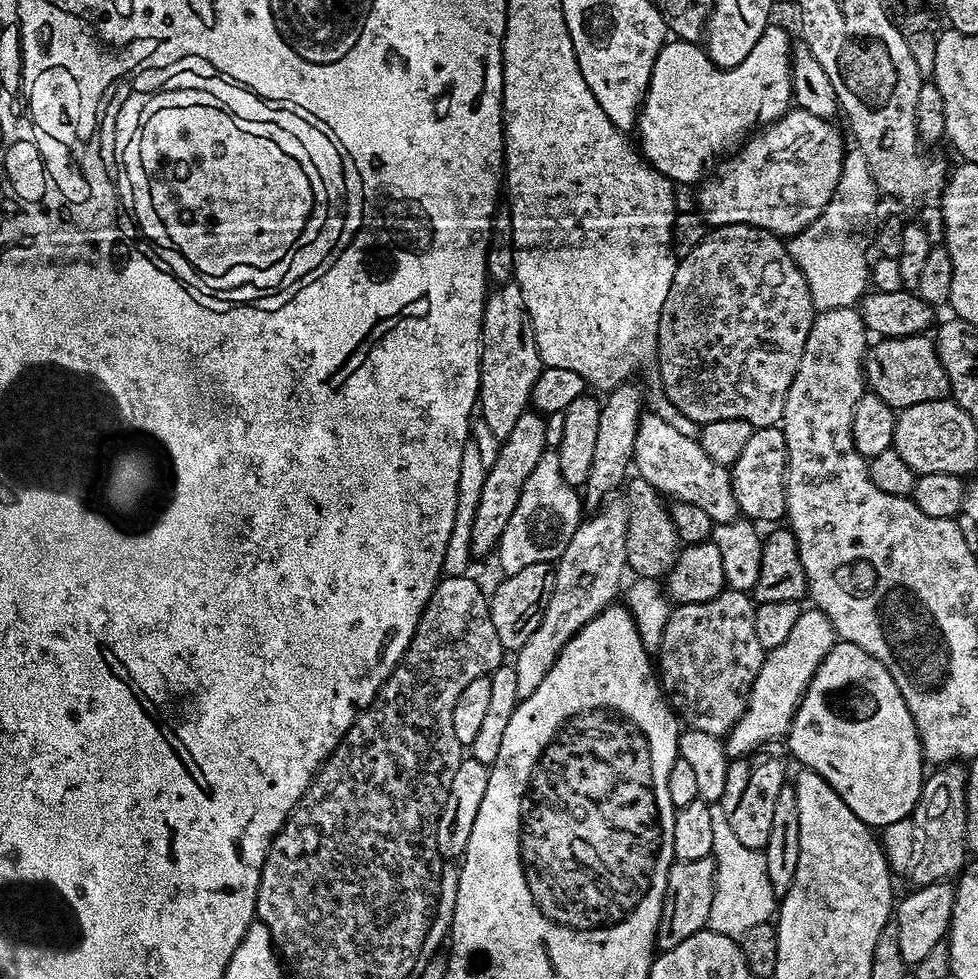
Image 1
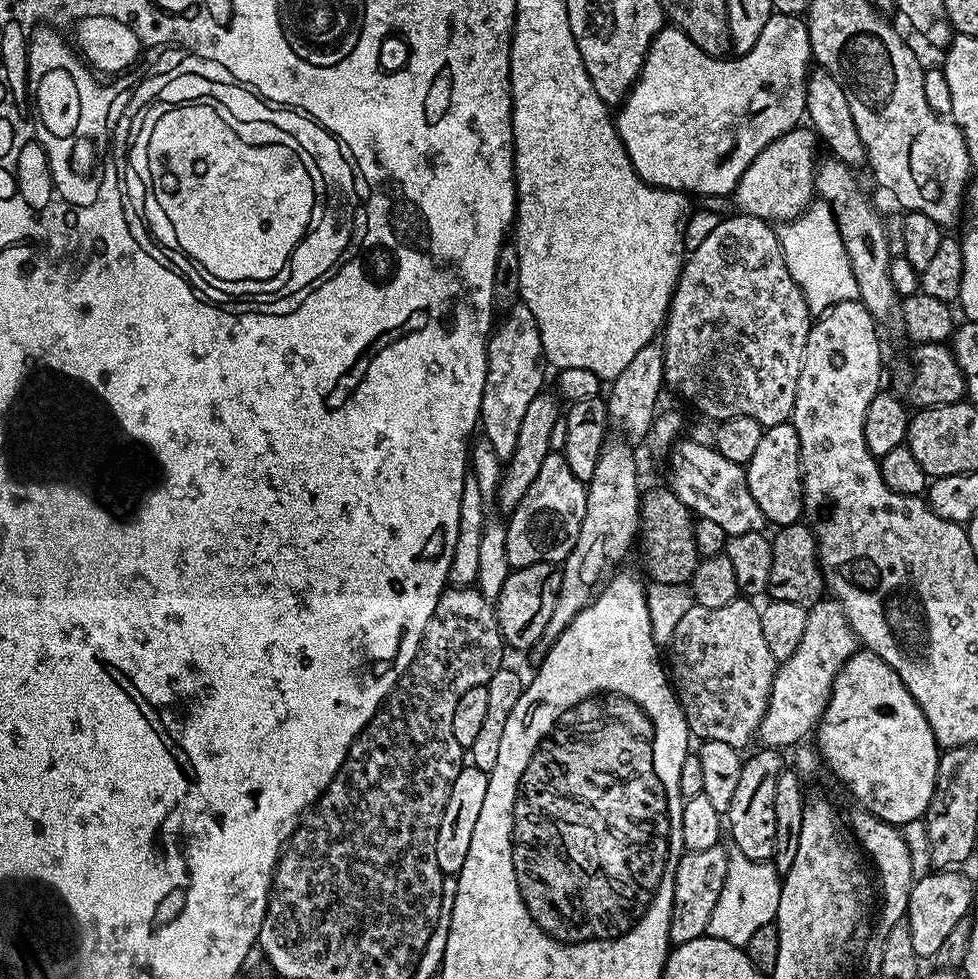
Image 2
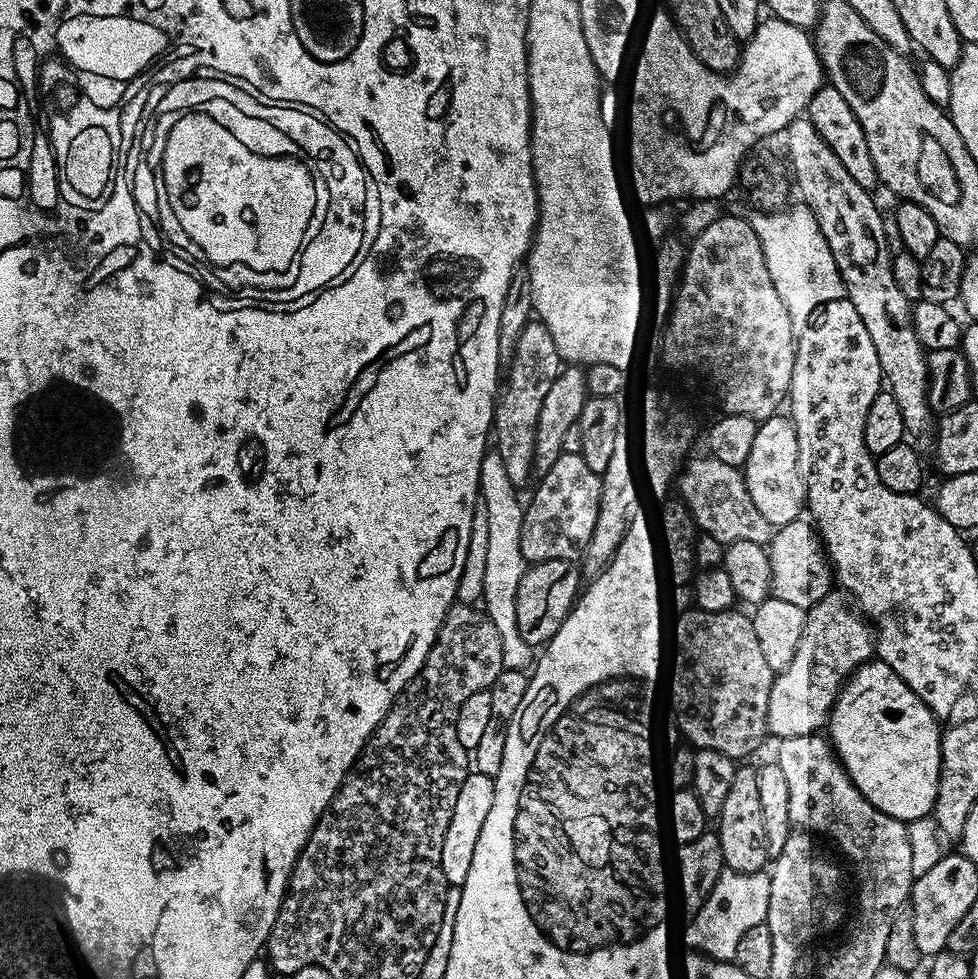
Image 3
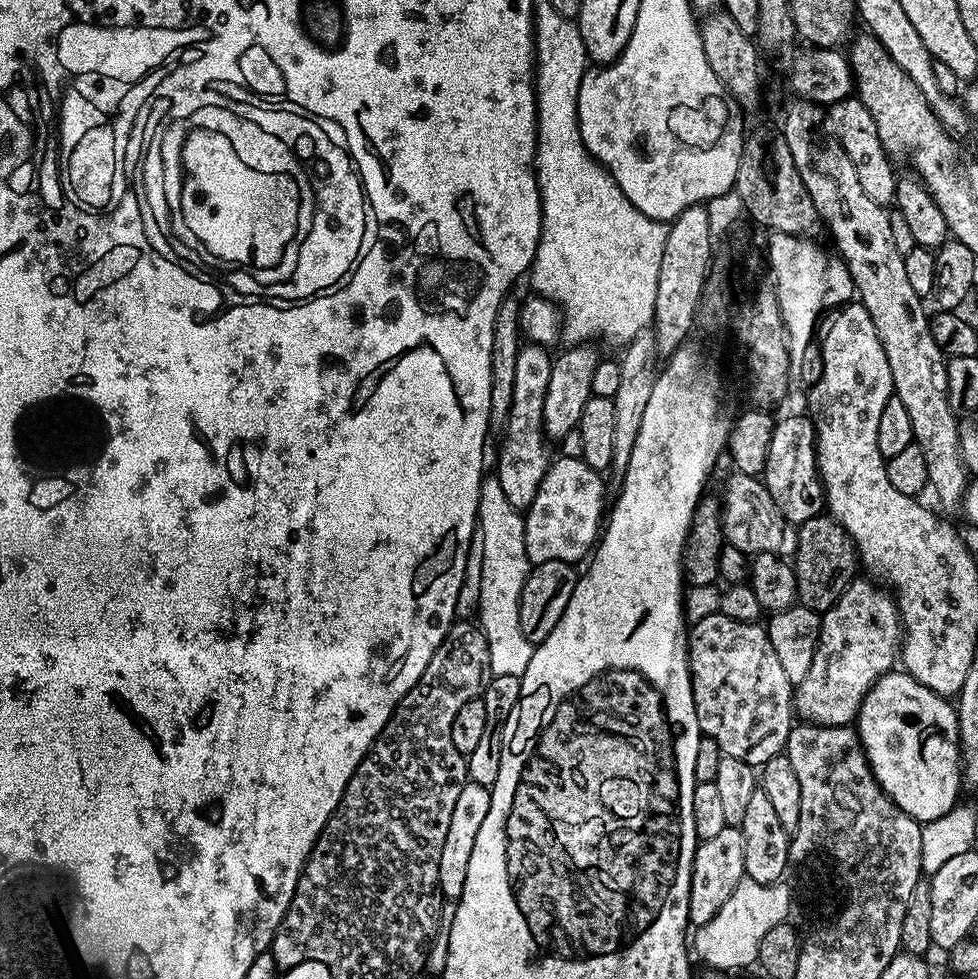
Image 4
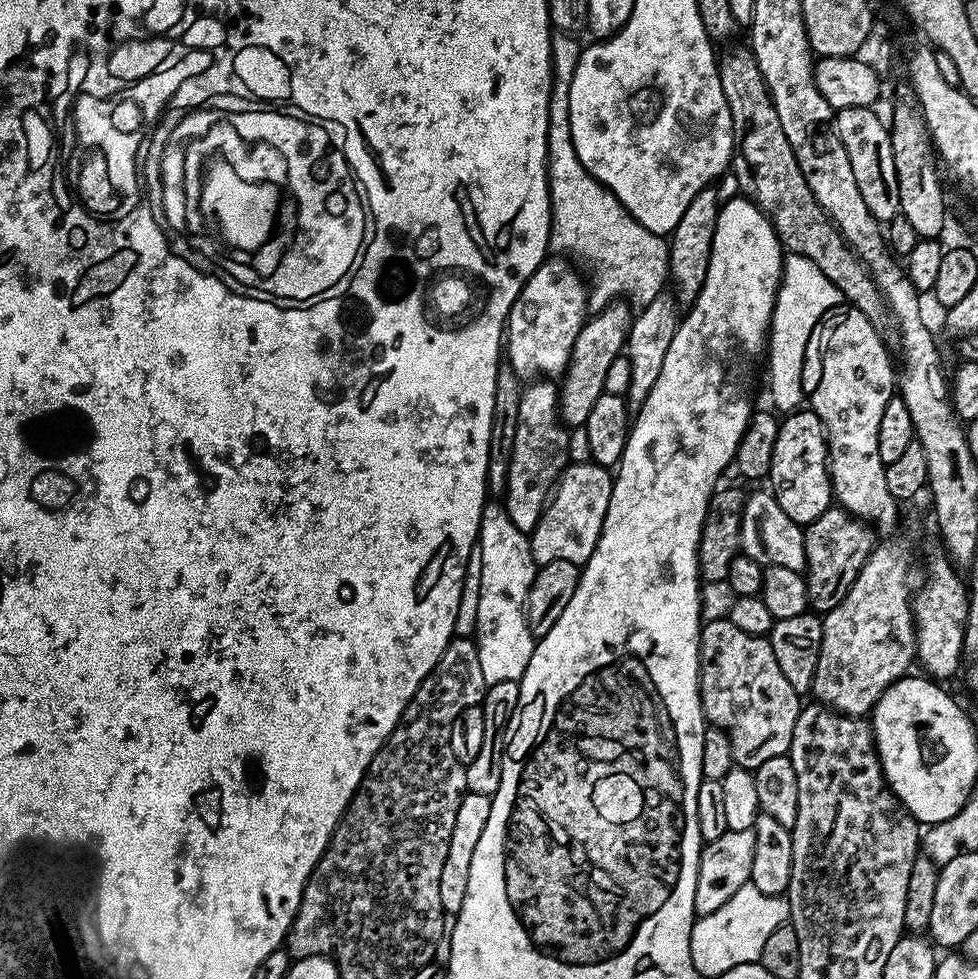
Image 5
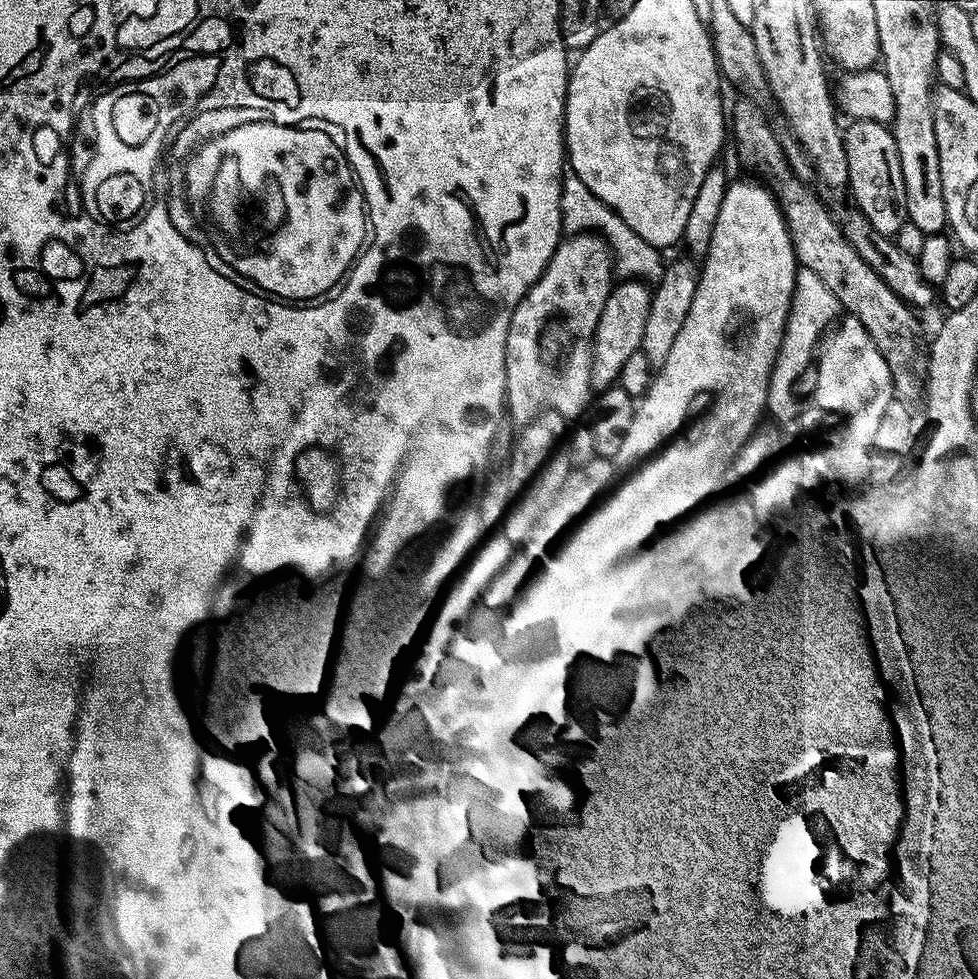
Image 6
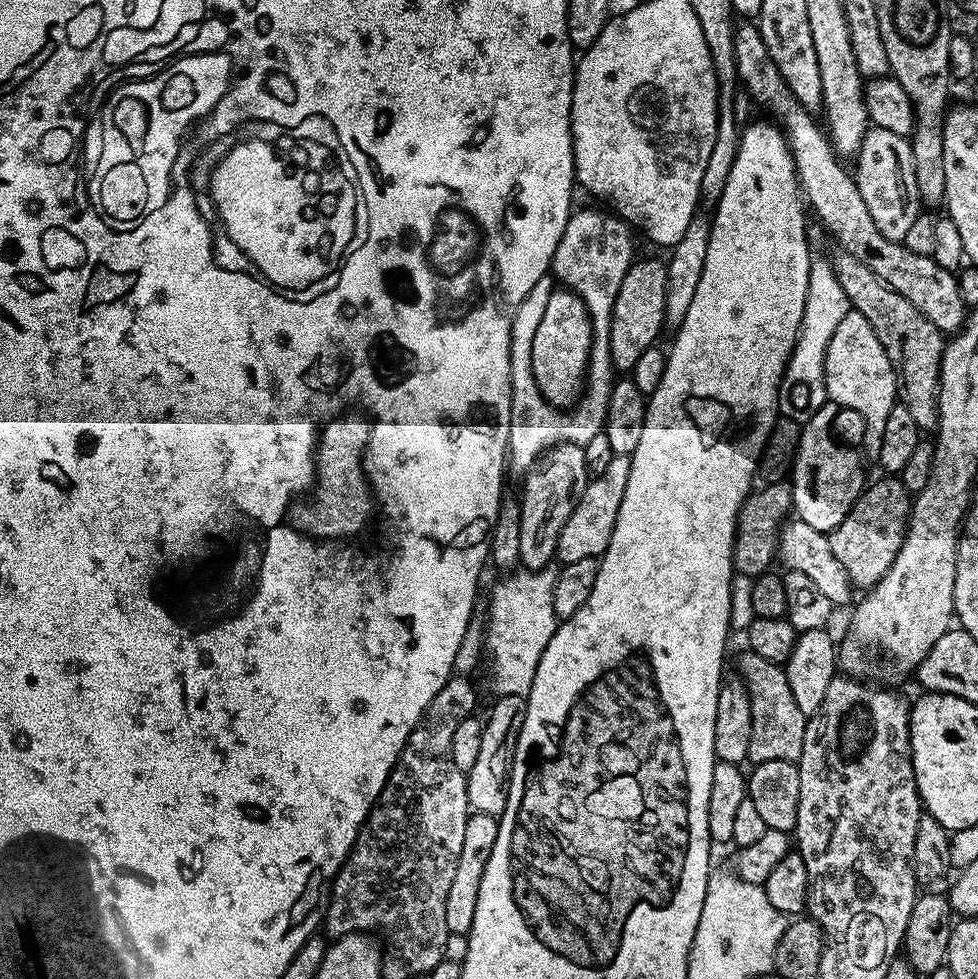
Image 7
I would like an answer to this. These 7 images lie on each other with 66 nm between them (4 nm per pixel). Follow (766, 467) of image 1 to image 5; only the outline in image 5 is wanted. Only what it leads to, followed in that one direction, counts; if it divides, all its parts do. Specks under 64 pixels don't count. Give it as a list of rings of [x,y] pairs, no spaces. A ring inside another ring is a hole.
[[[797,410],[783,417],[778,430],[778,442],[774,442],[772,461],[767,479],[772,480],[770,491],[776,497],[778,506],[786,510],[792,521],[801,526],[812,524],[827,508],[833,507],[832,479],[828,473],[828,441],[824,431],[824,424],[818,414],[811,410]]]

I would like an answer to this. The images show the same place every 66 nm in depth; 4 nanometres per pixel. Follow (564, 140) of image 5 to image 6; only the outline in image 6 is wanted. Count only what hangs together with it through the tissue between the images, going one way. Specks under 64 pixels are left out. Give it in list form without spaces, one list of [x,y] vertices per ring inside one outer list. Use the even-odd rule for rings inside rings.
[[[573,174],[565,175],[560,185],[560,223],[563,231],[568,234],[578,232],[594,232],[604,237],[612,248],[614,268],[621,277],[635,278],[645,282],[655,282],[660,279],[666,263],[661,249],[655,248],[646,242],[646,238],[640,238],[626,222],[606,202],[602,202],[582,178]]]

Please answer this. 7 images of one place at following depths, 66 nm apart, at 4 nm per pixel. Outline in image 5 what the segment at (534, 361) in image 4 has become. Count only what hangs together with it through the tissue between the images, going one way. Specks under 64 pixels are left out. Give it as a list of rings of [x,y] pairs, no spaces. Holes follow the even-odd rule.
[[[536,378],[523,385],[518,402],[518,430],[514,430],[514,454],[510,454],[506,490],[502,493],[502,505],[511,522],[527,534],[532,533],[540,521],[538,508],[545,505],[540,498],[548,476],[562,466],[560,462],[570,462],[570,432],[560,418],[557,385],[551,382],[548,378]]]

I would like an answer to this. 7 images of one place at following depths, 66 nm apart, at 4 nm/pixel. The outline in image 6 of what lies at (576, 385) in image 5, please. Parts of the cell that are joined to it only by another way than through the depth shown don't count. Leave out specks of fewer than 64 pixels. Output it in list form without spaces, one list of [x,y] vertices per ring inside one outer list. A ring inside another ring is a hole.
[[[624,278],[613,283],[612,293],[606,298],[606,306],[602,306],[596,332],[592,335],[594,384],[597,389],[613,387],[619,381],[622,366],[626,366],[630,354],[640,351],[646,318],[650,318],[651,302],[652,288],[645,281]]]

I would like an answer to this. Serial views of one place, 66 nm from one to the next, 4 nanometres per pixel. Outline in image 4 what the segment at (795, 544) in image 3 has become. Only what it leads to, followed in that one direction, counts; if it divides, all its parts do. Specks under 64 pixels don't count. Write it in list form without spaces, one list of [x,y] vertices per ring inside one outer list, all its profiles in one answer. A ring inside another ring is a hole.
[[[821,514],[810,518],[799,529],[796,537],[794,567],[796,569],[796,594],[799,603],[805,608],[821,614],[833,608],[836,597],[848,587],[849,577],[844,577],[851,570],[848,559],[854,556],[854,545],[846,530],[832,519],[831,515]],[[820,564],[832,576],[820,576]]]

